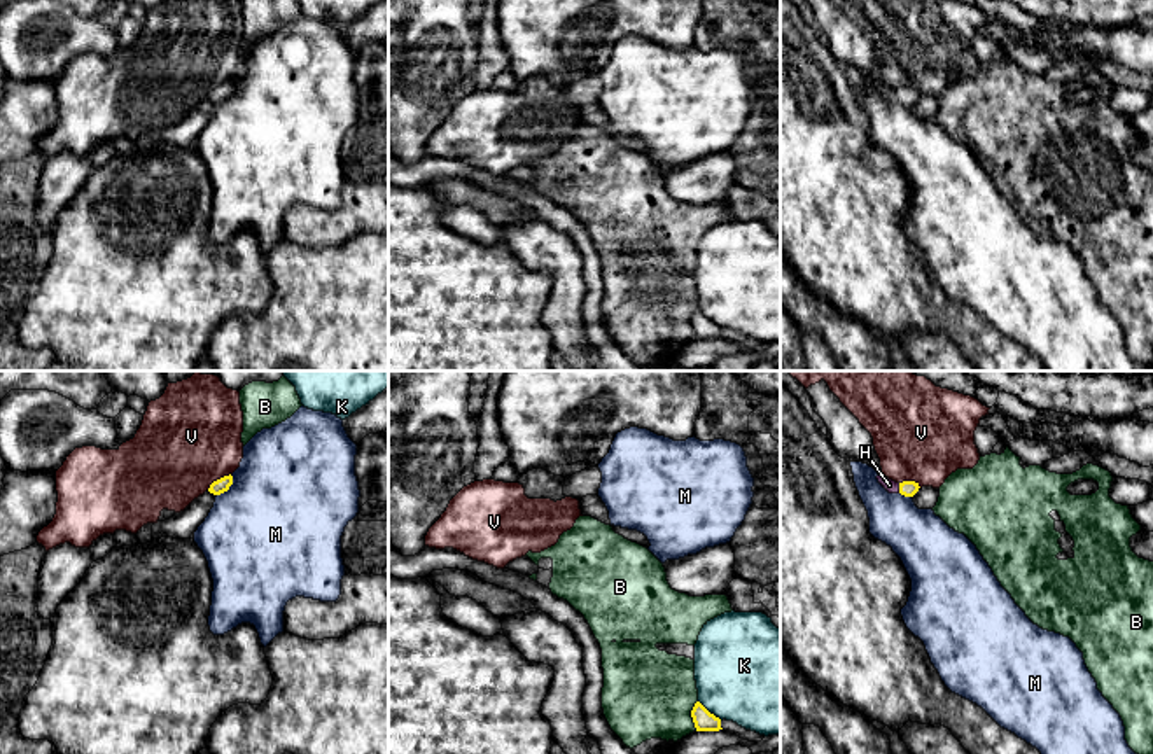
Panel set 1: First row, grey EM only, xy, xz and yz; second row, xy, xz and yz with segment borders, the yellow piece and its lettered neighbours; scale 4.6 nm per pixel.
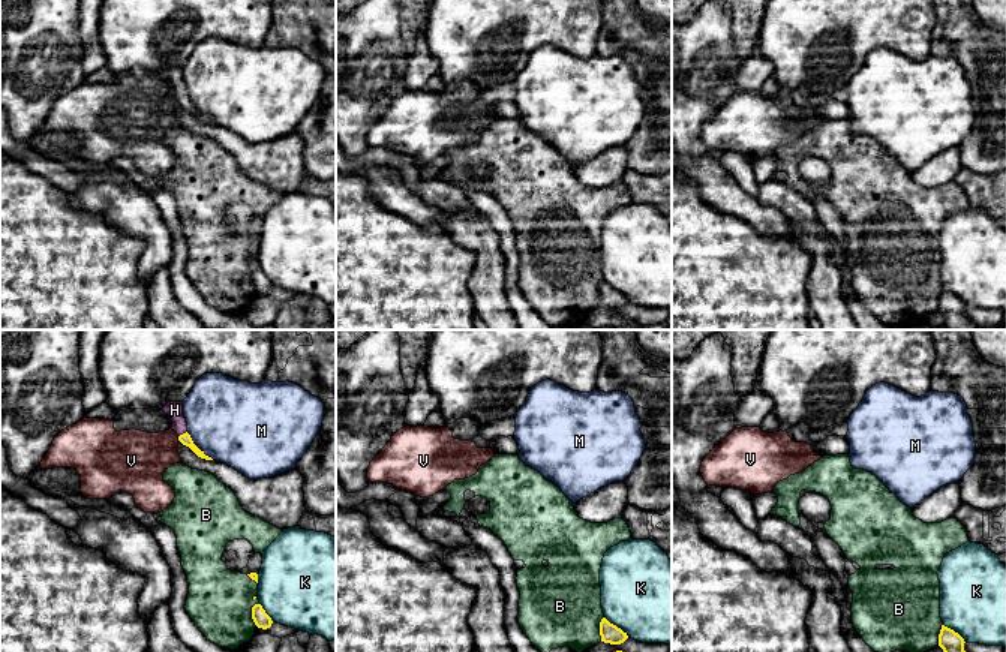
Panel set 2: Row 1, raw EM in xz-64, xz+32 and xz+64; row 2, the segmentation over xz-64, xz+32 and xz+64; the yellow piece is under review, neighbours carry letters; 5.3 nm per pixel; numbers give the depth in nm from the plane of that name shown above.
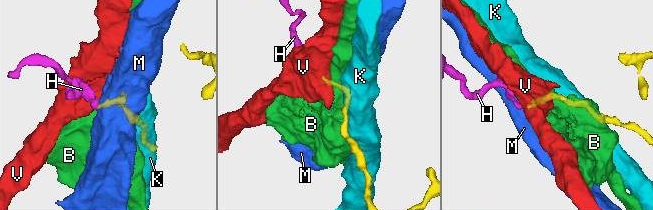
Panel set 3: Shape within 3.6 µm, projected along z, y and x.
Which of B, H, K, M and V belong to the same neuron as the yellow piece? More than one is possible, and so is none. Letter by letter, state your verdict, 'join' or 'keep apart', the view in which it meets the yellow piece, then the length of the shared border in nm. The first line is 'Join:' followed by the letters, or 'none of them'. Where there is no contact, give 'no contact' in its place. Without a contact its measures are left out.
Join: H
B: keep apart; contact in xz; length 140 nm
H: join; contact in yz; length 50 nm
K: keep apart; contact in xz; length 140 nm
M: keep apart; contact in xy; length 120 nm
V: keep apart; contact in xy; length 130 nm

